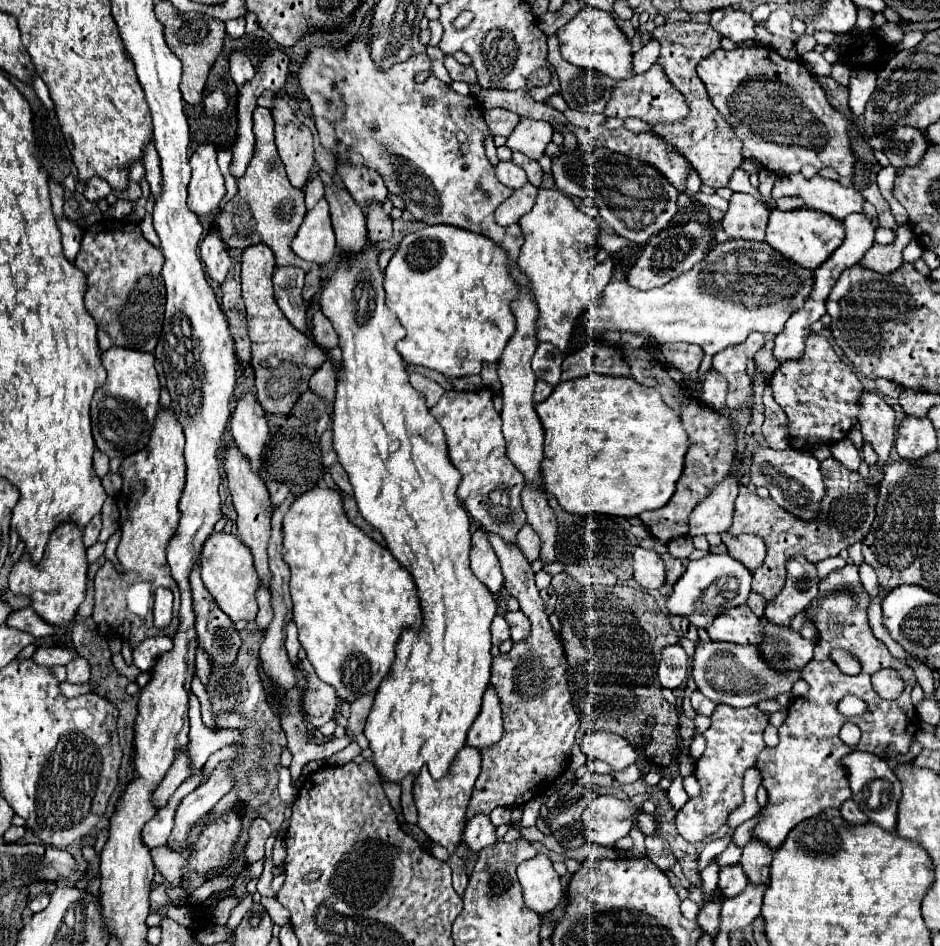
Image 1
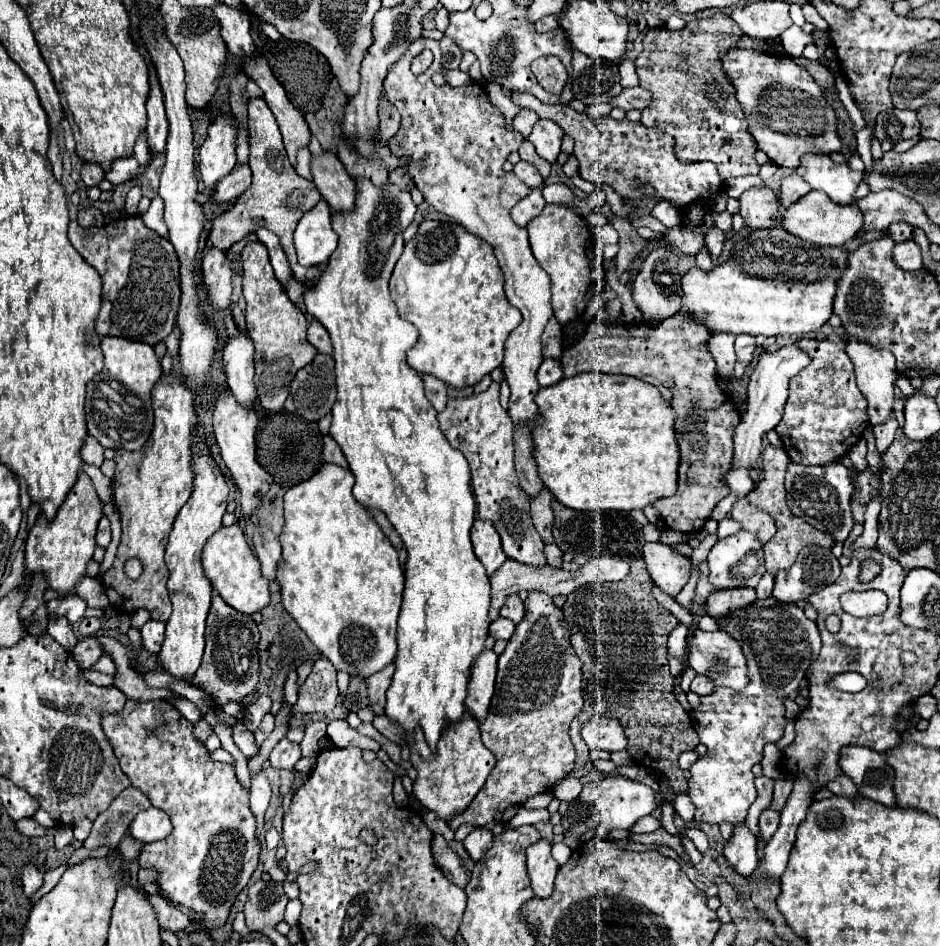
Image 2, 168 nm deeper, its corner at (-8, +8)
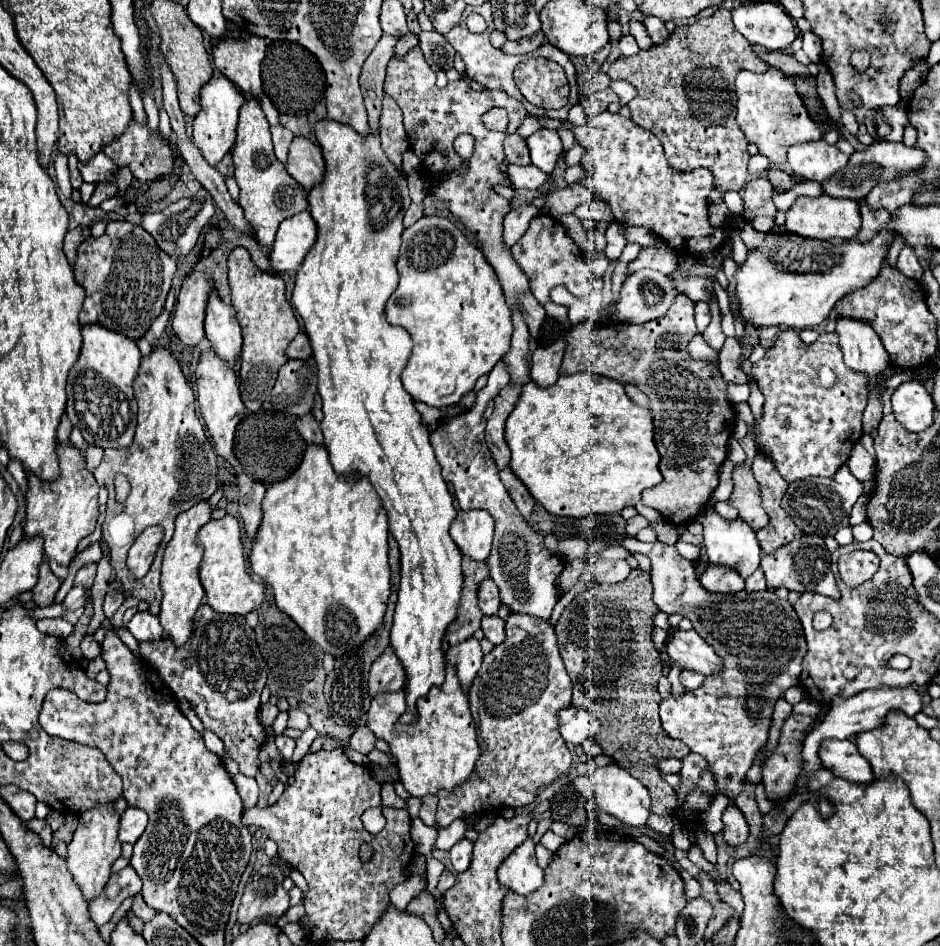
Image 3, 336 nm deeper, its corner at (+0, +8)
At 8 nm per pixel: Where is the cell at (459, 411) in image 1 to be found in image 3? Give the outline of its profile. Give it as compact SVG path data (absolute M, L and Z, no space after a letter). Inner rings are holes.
M497 363L489 373L487 385L477 393L475 405L467 413L461 413L441 423L431 433L431 445L435 449L437 461L443 467L443 479L449 481L455 489L459 507L463 511L485 509L495 519L493 549L487 557L487 563L491 569L491 579L499 587L501 601L509 605L515 613L531 613L535 617L549 619L559 599L557 575L563 571L563 561L545 549L543 537L537 535L515 509L515 503L511 501L503 481L499 481L499 469L485 443L485 407L491 397L495 397L505 385L509 385L509 373L505 371L503 363Z

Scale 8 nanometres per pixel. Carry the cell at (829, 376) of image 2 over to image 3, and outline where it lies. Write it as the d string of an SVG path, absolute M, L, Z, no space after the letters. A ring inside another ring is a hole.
M793 329L779 333L775 345L767 349L765 357L753 365L753 375L759 381L759 389L765 395L763 419L755 427L757 451L771 457L775 469L785 481L815 477L831 477L847 461L853 445L861 439L861 415L867 407L863 373L855 373L845 367L843 355L839 351L837 333L821 333L811 345L803 343Z

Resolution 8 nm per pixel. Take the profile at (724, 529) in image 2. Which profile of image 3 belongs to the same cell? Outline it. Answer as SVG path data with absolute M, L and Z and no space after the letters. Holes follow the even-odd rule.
M727 501L715 503L715 511L717 511L725 521L735 521L735 517L737 517L737 511L735 511Z

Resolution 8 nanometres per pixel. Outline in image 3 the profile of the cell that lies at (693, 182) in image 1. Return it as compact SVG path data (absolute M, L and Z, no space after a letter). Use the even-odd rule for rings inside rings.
M717 299L709 301L709 309L711 309L711 323L707 325L707 329L703 331L703 339L715 349L719 351L725 343L725 333L721 331L721 309Z

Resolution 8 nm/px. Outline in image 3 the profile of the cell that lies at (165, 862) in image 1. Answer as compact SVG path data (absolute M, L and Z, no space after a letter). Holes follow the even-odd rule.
M127 865L121 873L113 873L109 877L105 889L101 891L99 899L91 901L91 905L89 905L91 921L97 927L105 925L111 919L111 915L117 911L121 901L139 891L141 891L141 879L135 873L135 869L131 869L131 865Z

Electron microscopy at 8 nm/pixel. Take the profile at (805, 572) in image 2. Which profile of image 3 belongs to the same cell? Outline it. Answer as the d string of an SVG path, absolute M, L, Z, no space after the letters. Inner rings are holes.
M803 535L801 539L787 543L785 547L777 549L775 553L761 557L761 569L765 573L767 585L771 589L787 587L789 591L797 591L797 593L815 591L815 593L821 593L821 595L839 597L839 589L835 585L835 577L833 577L833 571L829 569L829 561L827 561L825 553L827 551L825 551L823 537Z

